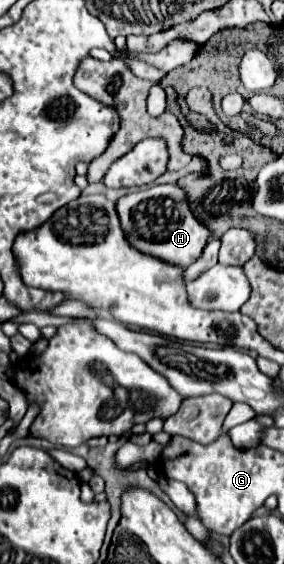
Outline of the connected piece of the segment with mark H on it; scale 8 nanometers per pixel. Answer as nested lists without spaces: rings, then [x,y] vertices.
[[[163,184],[127,194],[117,200],[117,212],[127,240],[137,250],[177,266],[189,266],[195,262],[211,240],[211,230],[195,220],[195,214],[187,204],[187,194],[183,188],[179,188],[179,184]]]

